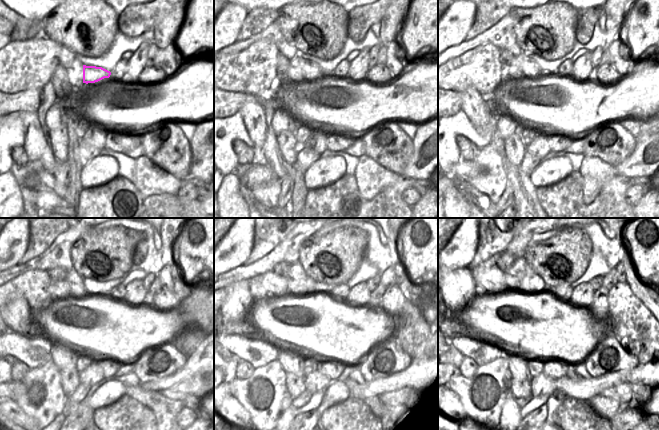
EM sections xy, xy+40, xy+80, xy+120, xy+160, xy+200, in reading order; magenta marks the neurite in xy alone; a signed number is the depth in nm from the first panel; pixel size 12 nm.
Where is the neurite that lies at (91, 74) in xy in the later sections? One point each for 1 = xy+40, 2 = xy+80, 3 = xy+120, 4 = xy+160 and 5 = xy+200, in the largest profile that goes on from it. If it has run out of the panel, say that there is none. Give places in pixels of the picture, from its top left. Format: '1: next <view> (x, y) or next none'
1: next xy+40 (310, 70)
2: next xy+80 (529, 67)
3: next xy+120 (77, 289)
4: next xy+160 (294, 287)
5: next xy+200 (512, 282)

